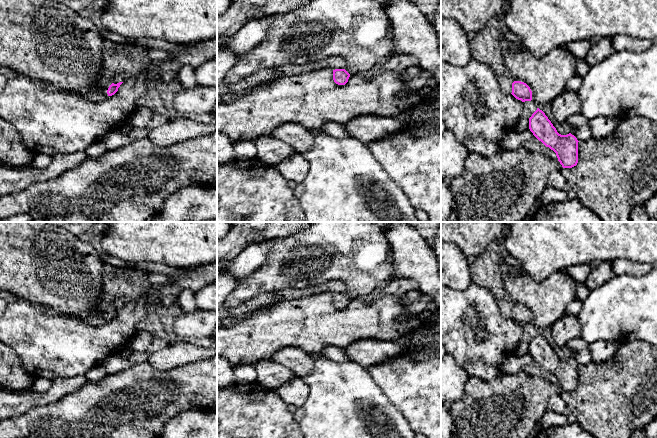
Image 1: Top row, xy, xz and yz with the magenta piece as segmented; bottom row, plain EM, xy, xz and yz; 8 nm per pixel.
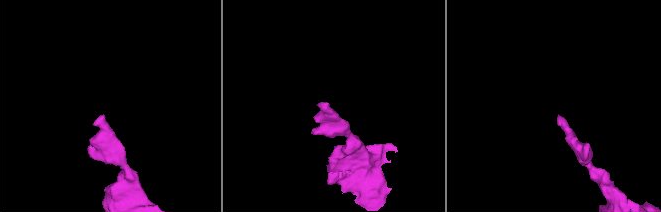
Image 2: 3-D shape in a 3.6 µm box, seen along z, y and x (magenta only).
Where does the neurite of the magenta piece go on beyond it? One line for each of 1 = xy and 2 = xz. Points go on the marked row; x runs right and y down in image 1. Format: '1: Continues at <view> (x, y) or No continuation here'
1: Continues at xy (46, 41)
2: Continues at xz (335, 62)

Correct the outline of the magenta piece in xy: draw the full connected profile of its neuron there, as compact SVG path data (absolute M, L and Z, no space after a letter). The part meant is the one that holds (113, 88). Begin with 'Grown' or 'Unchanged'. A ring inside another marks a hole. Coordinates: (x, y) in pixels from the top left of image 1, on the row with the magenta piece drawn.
Grown. M0 0L0 67L60 90L74 91L90 101L114 95L124 75L115 75L106 87L98 85L105 40L90 20L59 2Z

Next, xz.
Grown. M342 56L327 57L318 61L306 62L304 64L288 63L274 68L275 72L269 80L284 76L302 75L322 69L333 70L333 80L338 85L345 85L350 74L345 70L346 60Z

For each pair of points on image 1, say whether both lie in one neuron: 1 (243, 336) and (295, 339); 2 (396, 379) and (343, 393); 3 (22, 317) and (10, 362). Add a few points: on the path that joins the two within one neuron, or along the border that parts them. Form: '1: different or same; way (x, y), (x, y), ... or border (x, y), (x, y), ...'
1: same; way (256, 337), (282, 337)
2: different; border (367, 368), (373, 381), (391, 403)
3: different; border (10, 348), (26, 371)

